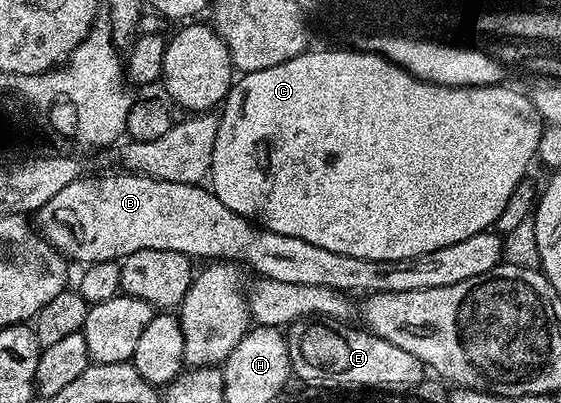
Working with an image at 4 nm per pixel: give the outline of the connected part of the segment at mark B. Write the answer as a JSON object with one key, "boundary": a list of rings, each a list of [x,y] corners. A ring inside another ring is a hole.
{"boundary":[[[130,171],[107,173],[104,177],[79,177],[69,183],[69,187],[57,191],[57,195],[53,195],[53,199],[49,199],[49,203],[45,203],[45,207],[41,207],[38,213],[34,214],[33,221],[38,232],[52,247],[72,262],[83,261],[84,266],[98,261],[122,259],[133,255],[133,251],[177,251],[192,259],[207,257],[203,259],[238,263],[243,267],[248,265],[255,275],[268,277],[277,283],[301,283],[301,287],[329,287],[348,295],[449,287],[452,283],[473,279],[473,275],[485,275],[485,271],[493,271],[493,267],[497,267],[504,260],[504,238],[495,231],[469,235],[469,239],[461,239],[461,243],[449,243],[449,247],[437,247],[437,251],[396,261],[337,255],[337,251],[313,247],[313,243],[305,243],[305,239],[293,239],[293,235],[277,235],[248,221],[247,218],[229,211],[229,207],[225,207],[225,203],[221,203],[221,199],[217,199],[217,195],[202,184],[158,181],[156,177],[144,177],[142,173]]]}

